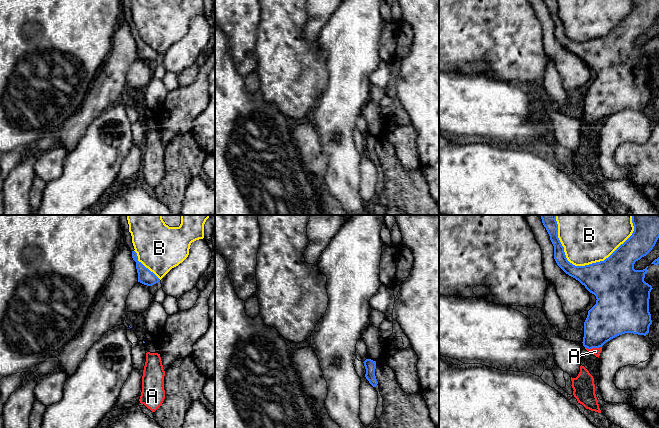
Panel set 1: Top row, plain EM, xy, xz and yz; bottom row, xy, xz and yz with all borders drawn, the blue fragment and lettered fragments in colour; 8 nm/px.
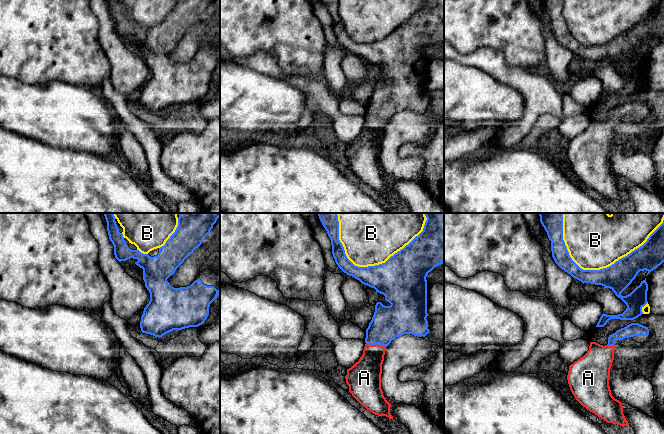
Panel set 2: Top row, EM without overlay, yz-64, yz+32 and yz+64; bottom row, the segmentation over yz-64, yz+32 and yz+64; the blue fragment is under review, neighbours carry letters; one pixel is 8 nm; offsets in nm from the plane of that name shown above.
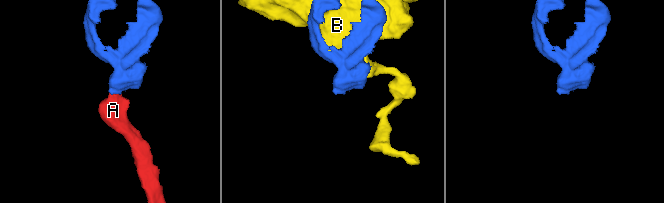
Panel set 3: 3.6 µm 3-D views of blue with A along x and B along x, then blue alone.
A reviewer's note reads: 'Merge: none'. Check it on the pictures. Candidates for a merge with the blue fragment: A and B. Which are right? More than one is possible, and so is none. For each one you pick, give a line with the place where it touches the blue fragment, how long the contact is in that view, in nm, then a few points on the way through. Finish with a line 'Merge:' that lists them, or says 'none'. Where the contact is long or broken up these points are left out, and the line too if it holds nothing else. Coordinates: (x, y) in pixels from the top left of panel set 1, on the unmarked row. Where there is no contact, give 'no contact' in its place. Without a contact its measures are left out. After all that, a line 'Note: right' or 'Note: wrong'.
A: meets blue in yz at (593, 123); contact 140 nm long; runs through yz (606, 96), (596, 109), (593, 123), (595, 127)
Merge: A
Note: wrong

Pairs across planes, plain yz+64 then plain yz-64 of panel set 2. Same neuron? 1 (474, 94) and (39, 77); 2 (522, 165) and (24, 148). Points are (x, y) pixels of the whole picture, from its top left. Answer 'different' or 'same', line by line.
1: different
2: same

